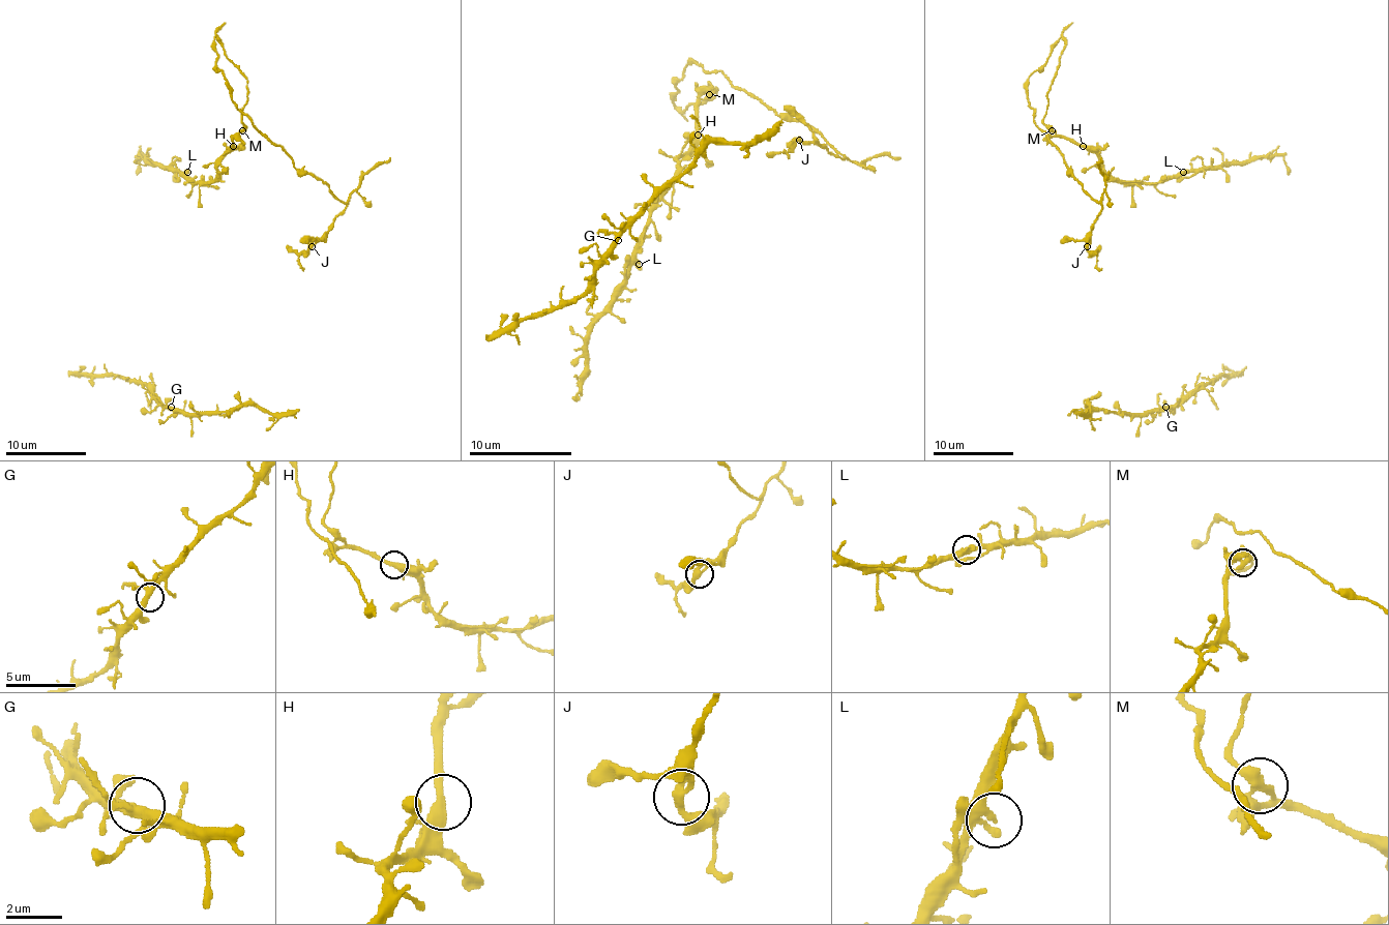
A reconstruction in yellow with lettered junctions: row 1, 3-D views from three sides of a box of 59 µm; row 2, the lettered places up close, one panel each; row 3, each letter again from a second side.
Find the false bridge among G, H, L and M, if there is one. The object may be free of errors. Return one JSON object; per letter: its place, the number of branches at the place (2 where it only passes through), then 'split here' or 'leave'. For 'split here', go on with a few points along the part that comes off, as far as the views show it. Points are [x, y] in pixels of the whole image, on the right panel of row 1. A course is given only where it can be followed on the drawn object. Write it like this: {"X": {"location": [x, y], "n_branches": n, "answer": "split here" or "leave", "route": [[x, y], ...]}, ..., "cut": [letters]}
{"G": {"location": [1165, 407], "n_branches": 3, "answer": "leave"}, "H": {"location": [1083, 146], "n_branches": 2, "answer": "leave"}, "L": {"location": [1183, 172], "n_branches": 2, "answer": "leave"}, "M": {"location": [1052, 130], "n_branches": 2, "answer": "split here", "route": [[1051, 130], [1043, 116], [1059, 39], [1029, 78], [1027, 101], [1101, 206], [1087, 248], [1101, 270]]}, "cut": ["M"]}

